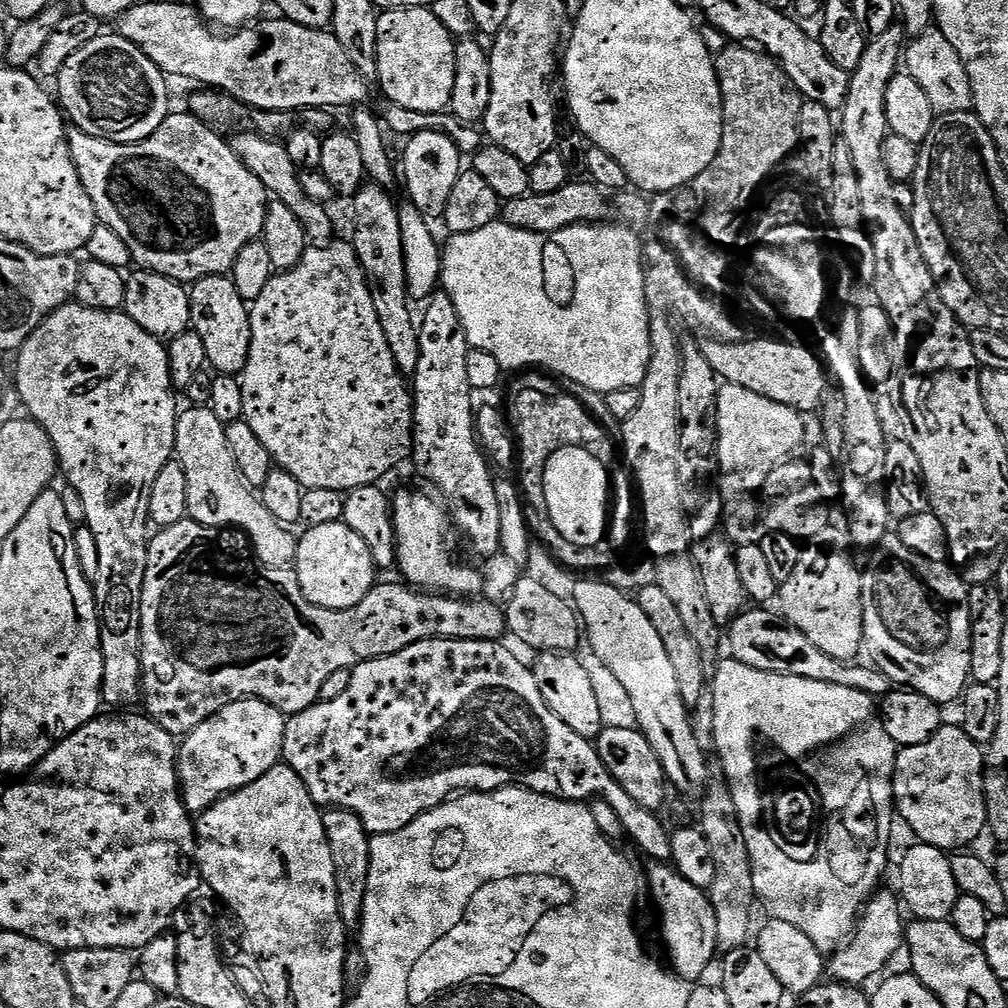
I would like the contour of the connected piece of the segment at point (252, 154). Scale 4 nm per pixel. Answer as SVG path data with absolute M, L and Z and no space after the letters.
M255 130L240 132L236 137L231 137L230 143L232 149L242 158L242 162L266 186L266 190L279 203L290 206L298 218L298 222L304 227L304 232L308 235L309 241L328 242L333 239L332 233L332 216L327 212L325 205L319 200L310 198L306 190L302 190L302 182L298 175L298 170L294 162L290 162L290 154L286 154L283 143L279 139L269 138Z

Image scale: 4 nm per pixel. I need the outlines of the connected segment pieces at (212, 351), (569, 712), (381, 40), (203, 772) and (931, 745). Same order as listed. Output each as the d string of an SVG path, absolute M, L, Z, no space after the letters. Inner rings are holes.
M227 275L207 276L195 281L190 288L190 299L191 327L202 338L207 363L211 366L213 364L219 375L239 377L248 361L252 341L249 305L242 298L242 294L238 294L234 282Z
M542 652L535 657L536 661L531 661L530 667L548 709L559 720L566 722L574 734L582 734L582 738L595 741L606 720L600 709L600 700L596 697L596 688L592 685L591 674L574 657L562 652Z
M431 7L426 8L390 8L381 11L378 15L378 46L376 58L375 79L380 80L380 88L388 95L387 99L391 103L402 106L406 110L415 112L442 112L451 105L452 91L454 90L454 54L456 53L456 40L447 32L446 27L432 13Z
M245 698L227 704L221 712L215 712L209 720L202 722L193 732L189 732L187 736L183 737L178 748L178 775L184 807L188 809L189 813L204 812L220 797L245 788L250 782L262 778L262 774L266 774L266 770L281 763L285 719L285 713L270 706L265 700Z
M945 723L926 742L922 742L918 746L910 746L909 748L900 748L899 751L897 751L897 753L896 753L896 763L895 763L894 767L891 769L890 775L892 775L892 781L890 781L890 787L892 790L892 798L894 801L895 811L898 813L898 816L899 816L898 811L900 811L901 818L904 819L906 823L908 823L909 830L912 831L914 835L916 835L915 839L917 841L919 841L919 843L929 844L930 846L934 846L935 848L943 848L945 850L964 850L964 849L967 849L964 847L966 847L967 844L970 843L971 840L974 839L975 836L978 835L980 831L982 831L982 830L985 831L987 812L984 809L984 752L982 751L981 745L976 744L972 739L970 739L970 737L968 737L966 735L963 727L956 725L956 728L955 728L954 725Z

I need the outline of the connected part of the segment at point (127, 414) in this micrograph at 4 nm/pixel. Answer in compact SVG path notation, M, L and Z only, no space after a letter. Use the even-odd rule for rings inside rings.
M65 302L63 306L51 312L34 331L29 334L24 345L18 349L16 360L16 380L14 376L14 388L19 392L21 405L28 411L27 415L36 423L40 424L42 430L49 436L56 452L59 471L72 483L74 491L80 495L80 504L84 507L83 523L94 534L98 542L98 570L94 577L94 595L96 597L96 616L100 619L100 650L104 673L102 674L102 686L100 694L105 705L113 704L113 709L124 710L141 699L142 696L142 673L140 670L140 621L138 609L140 607L140 591L144 585L146 574L146 562L148 561L149 541L144 540L144 528L140 525L142 520L142 505L145 503L148 490L151 488L154 478L158 476L158 470L166 466L173 459L176 451L176 396L172 382L171 366L169 364L168 349L156 337L151 336L142 326L138 326L123 311L103 312L97 308L86 308L79 302Z

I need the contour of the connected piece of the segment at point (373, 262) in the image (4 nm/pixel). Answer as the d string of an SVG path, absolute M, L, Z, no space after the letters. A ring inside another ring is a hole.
M365 182L356 189L352 200L352 237L350 243L356 251L360 268L364 271L363 283L366 296L372 299L372 308L376 311L375 323L382 326L386 342L396 359L396 367L401 373L415 373L418 366L417 321L408 313L410 297L405 282L404 255L401 252L401 232L399 211L396 202L387 187L375 182Z

